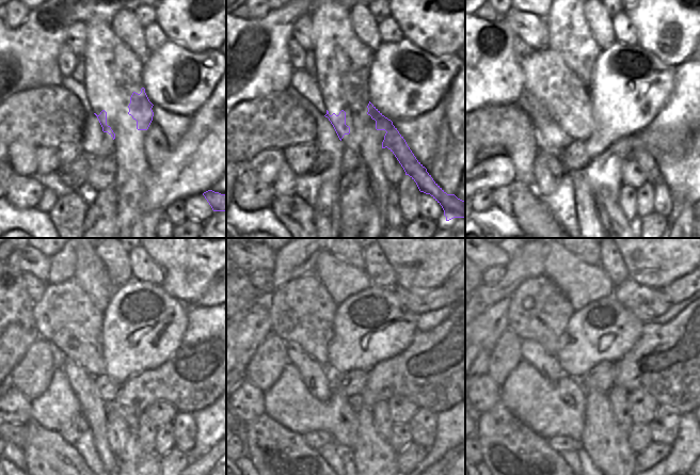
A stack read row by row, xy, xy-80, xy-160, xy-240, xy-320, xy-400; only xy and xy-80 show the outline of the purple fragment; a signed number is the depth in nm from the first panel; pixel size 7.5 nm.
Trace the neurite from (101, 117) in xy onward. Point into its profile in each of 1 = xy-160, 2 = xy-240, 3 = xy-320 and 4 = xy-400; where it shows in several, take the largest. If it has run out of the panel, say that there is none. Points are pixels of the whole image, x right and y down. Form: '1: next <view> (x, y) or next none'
1: next xy-160 (547, 77)
2: next xy-240 (65, 316)
3: next xy-320 (302, 312)
4: next xy-400 (538, 310)

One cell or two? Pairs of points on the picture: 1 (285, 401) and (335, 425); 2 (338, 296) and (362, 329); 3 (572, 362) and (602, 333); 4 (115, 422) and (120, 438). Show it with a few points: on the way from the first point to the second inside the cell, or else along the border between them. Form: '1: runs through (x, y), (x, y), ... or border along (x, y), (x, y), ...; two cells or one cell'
1: runs through (298, 410), (302, 413), (322, 415); one cell
2: border along (365, 289), (349, 296), (337, 305); two cells
3: runs through (579, 354), (594, 339); one cell
4: runs through (116, 426), (118, 433); one cell

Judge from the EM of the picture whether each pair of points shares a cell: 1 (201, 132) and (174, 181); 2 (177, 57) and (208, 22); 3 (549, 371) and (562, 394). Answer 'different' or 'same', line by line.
1: same
2: different
3: different

